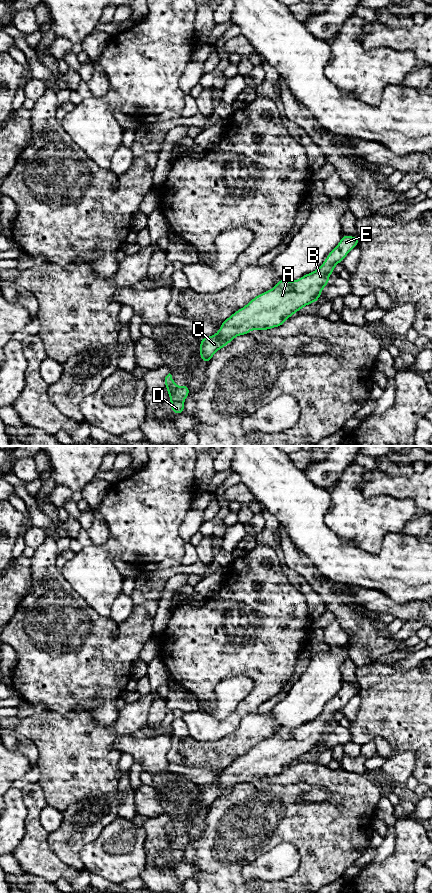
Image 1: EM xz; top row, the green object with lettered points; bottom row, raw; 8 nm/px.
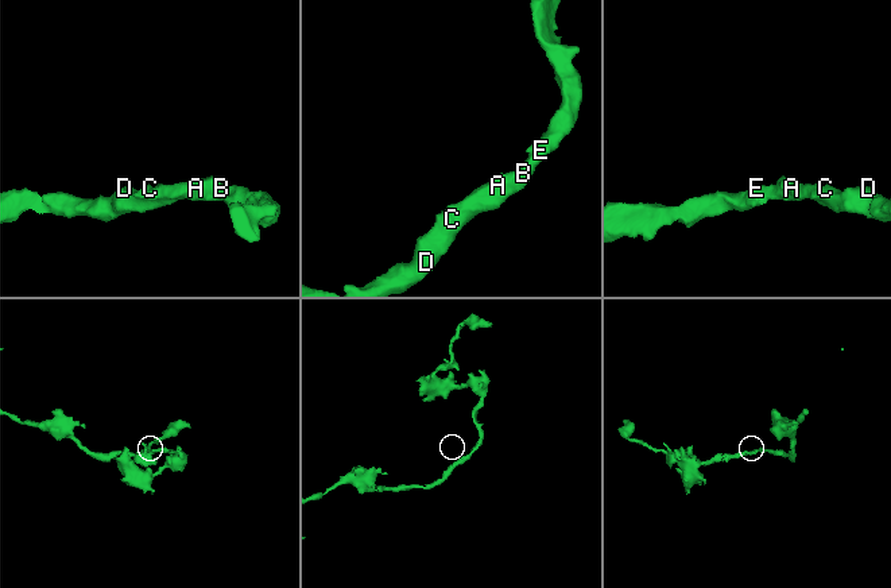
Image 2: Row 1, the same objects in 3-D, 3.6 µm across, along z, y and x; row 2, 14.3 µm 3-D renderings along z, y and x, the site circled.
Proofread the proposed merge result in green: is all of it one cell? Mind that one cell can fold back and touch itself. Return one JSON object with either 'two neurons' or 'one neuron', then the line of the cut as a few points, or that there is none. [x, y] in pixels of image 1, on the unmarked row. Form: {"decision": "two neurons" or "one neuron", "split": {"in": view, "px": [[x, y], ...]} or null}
{"decision": "one neuron", "split": null}

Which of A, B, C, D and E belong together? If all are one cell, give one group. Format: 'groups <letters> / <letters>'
groups A B C D E

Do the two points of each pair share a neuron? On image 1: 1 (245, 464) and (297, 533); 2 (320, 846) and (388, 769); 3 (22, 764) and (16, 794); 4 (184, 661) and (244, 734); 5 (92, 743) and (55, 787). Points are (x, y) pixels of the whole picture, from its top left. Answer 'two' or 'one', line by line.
1: one
2: two
3: two
4: two
5: one

